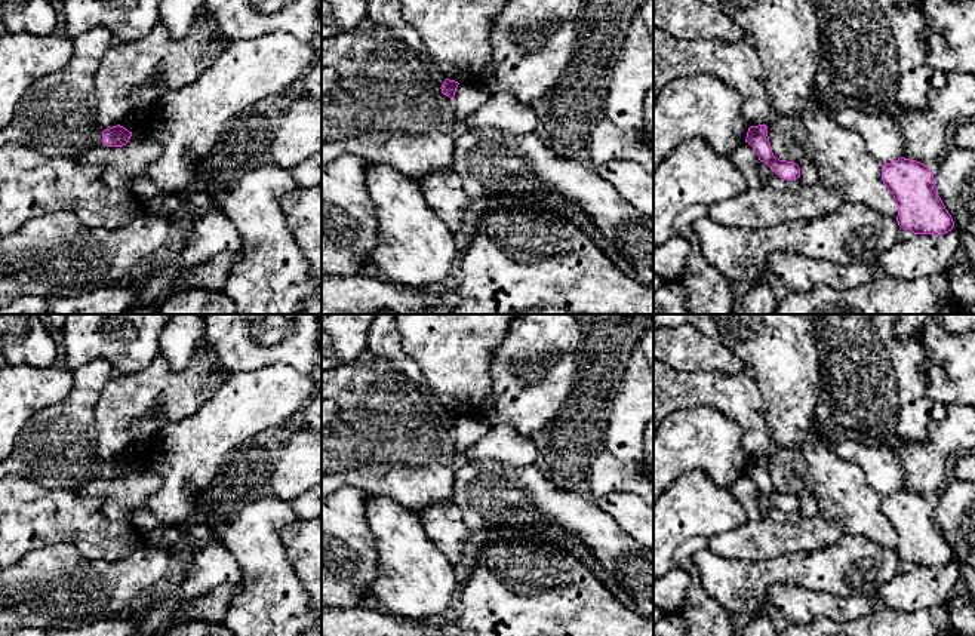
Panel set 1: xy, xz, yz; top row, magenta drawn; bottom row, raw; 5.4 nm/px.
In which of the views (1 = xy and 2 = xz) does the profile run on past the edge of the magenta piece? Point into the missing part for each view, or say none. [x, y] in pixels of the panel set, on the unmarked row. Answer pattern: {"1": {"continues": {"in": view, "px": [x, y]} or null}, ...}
{"1": {"continues": null}, "2": {"continues": null}}

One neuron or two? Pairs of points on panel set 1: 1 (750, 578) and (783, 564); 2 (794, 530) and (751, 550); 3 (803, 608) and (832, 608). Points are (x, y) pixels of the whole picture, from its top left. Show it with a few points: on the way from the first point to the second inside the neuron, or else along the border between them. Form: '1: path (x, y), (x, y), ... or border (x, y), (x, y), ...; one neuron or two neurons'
1: path (757, 577), (775, 570); one neuron
2: path (784, 532), (762, 540); one neuron
3: path (811, 608), (824, 608); one neuron

